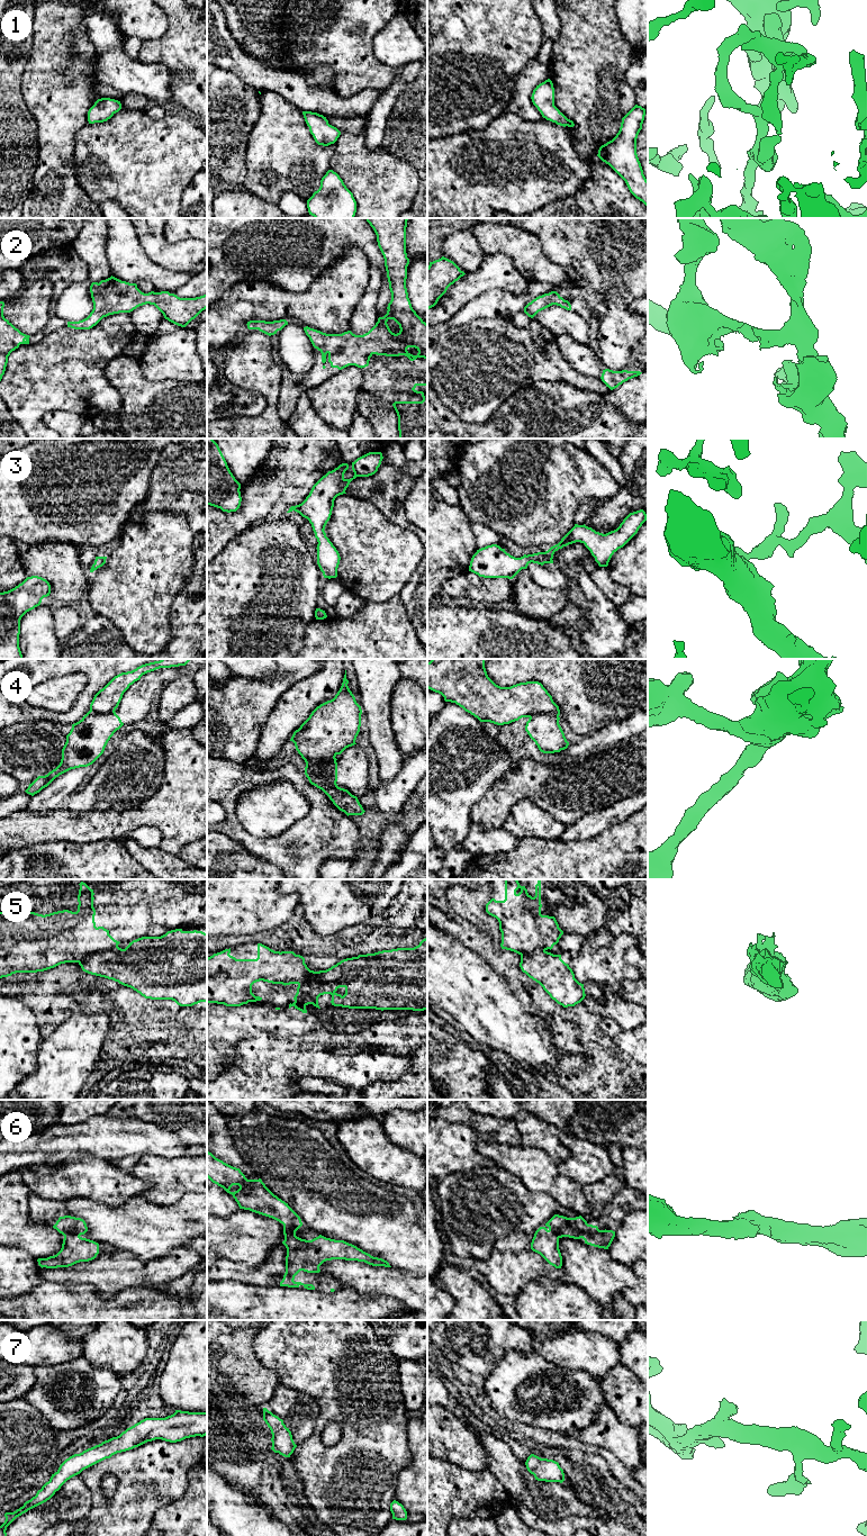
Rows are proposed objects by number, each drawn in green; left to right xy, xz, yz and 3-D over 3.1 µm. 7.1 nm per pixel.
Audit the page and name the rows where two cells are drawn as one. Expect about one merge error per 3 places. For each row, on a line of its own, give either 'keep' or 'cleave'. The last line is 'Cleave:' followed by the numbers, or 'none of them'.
1: keep
2: keep
3: keep
4: cleave
5: cleave
6: keep
7: keep
Cleave: 4, 5

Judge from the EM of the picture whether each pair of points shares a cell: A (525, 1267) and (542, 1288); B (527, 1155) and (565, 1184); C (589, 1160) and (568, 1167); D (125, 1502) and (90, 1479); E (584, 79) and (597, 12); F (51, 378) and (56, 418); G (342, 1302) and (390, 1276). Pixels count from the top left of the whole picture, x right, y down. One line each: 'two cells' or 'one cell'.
A: two cells
B: one cell
C: one cell
D: one cell
E: one cell
F: two cells
G: two cells

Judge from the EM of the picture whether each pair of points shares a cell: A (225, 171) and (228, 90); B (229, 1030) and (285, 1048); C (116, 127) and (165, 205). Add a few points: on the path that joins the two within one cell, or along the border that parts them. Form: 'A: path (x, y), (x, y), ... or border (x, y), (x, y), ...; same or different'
A: path (228, 151), (228, 110); same
B: border (276, 1033), (258, 1035); different
C: path (131, 146), (131, 154), (146, 170), (148, 186); same

